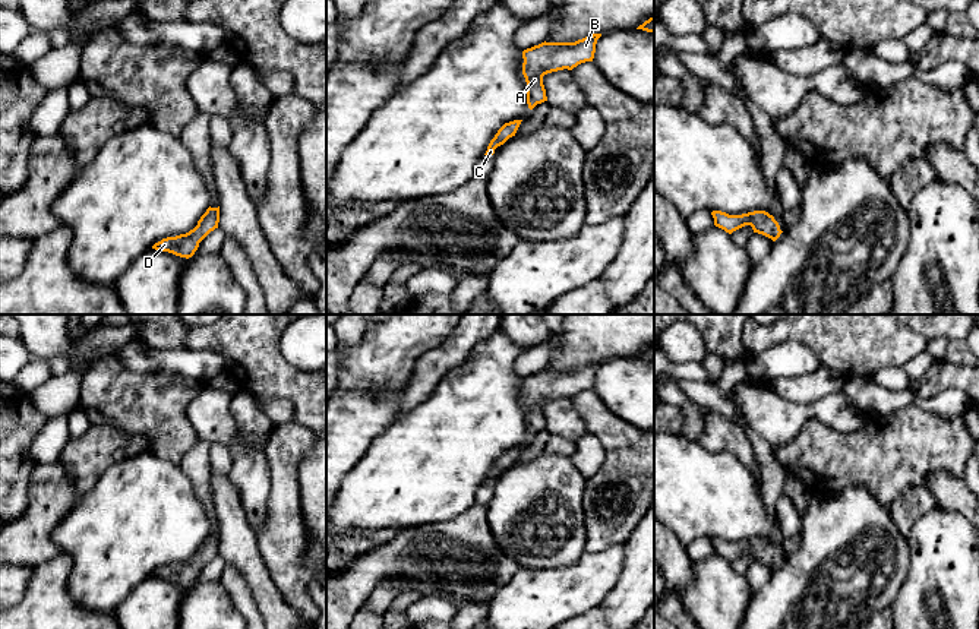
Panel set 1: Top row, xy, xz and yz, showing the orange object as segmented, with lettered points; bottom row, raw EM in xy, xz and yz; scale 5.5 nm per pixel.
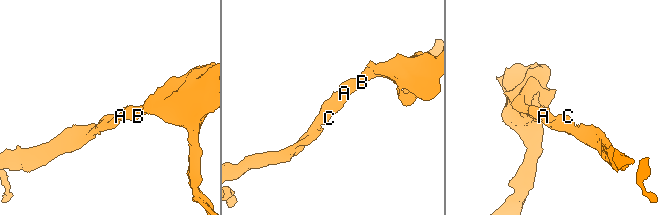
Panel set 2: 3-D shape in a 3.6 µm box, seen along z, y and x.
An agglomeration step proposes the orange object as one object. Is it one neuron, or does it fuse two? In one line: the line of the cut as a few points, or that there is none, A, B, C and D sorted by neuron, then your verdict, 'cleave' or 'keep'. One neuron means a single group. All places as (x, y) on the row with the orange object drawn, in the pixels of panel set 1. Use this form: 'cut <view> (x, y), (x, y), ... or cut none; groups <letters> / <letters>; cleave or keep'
cut none; groups A B C D; keep

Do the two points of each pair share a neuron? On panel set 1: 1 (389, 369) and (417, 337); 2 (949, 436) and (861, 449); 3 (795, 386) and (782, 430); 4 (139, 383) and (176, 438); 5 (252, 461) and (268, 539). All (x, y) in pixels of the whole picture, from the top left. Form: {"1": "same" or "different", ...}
{"1": "same", "2": "same", "3": "different", "4": "same", "5": "different"}

